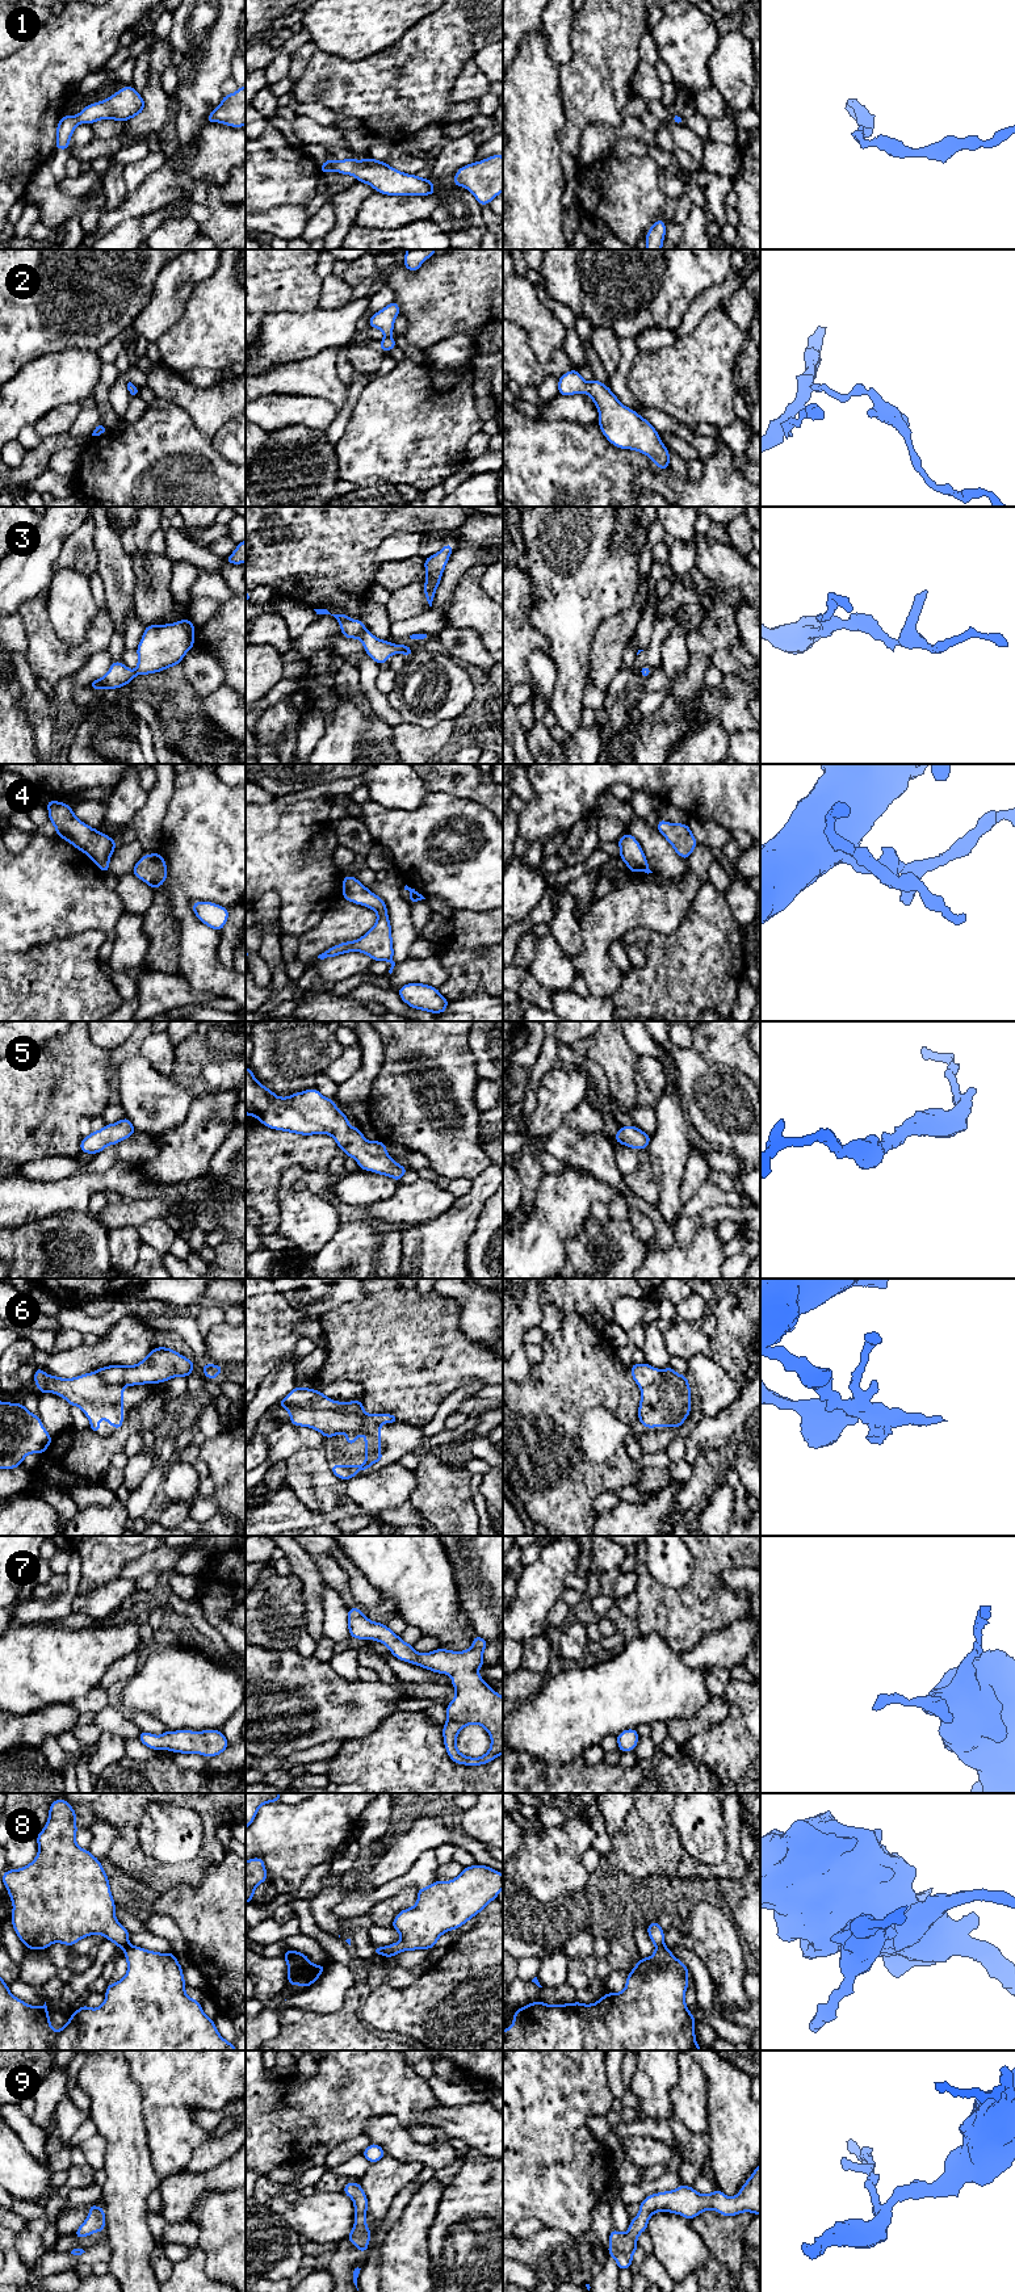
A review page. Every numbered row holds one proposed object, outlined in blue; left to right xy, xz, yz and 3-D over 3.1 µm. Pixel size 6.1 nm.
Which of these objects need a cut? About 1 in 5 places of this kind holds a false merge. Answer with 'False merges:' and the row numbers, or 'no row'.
False merges: 6, 8

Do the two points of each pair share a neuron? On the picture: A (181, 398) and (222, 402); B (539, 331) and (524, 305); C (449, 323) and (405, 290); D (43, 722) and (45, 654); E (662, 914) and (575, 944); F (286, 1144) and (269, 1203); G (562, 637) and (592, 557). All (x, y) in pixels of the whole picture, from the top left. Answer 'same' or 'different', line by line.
A: same
B: same
C: same
D: different
E: different
F: same
G: same

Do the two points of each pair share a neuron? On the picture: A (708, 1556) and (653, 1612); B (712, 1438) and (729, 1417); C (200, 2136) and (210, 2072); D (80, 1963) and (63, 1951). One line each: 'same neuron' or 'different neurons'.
A: same neuron
B: same neuron
C: same neuron
D: same neuron

